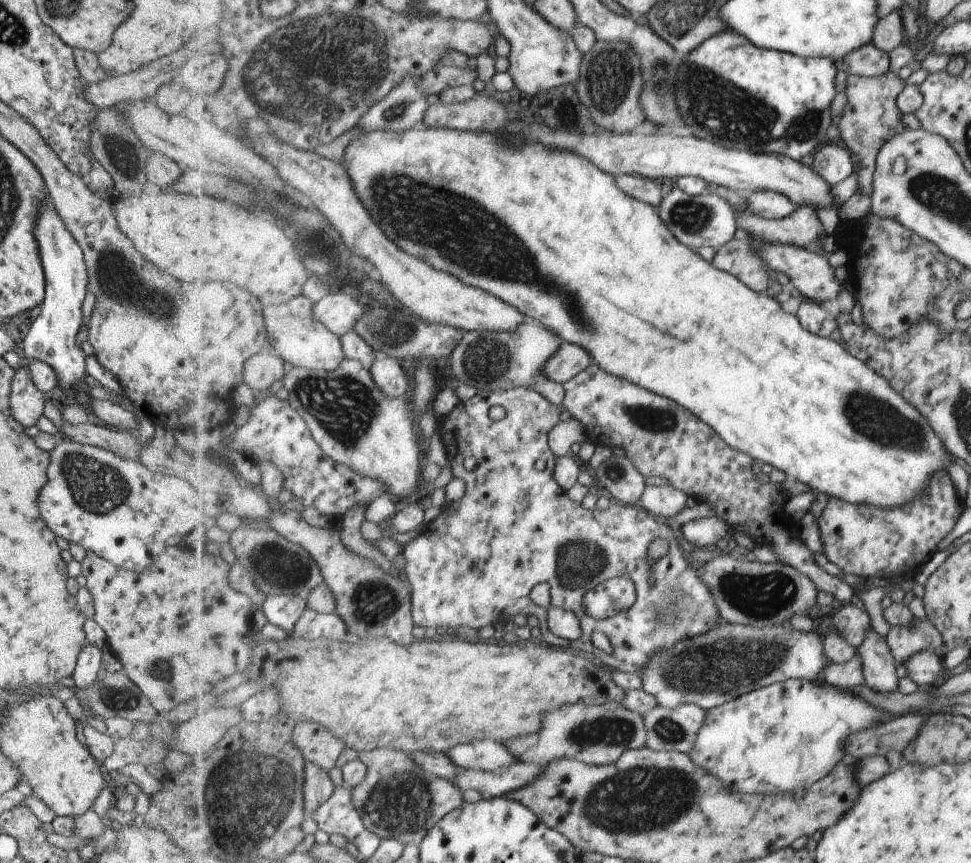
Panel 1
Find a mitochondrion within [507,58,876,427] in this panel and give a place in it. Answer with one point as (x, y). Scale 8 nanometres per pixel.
(716, 105)

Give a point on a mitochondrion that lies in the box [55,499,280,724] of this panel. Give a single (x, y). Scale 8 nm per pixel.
(118, 699)

